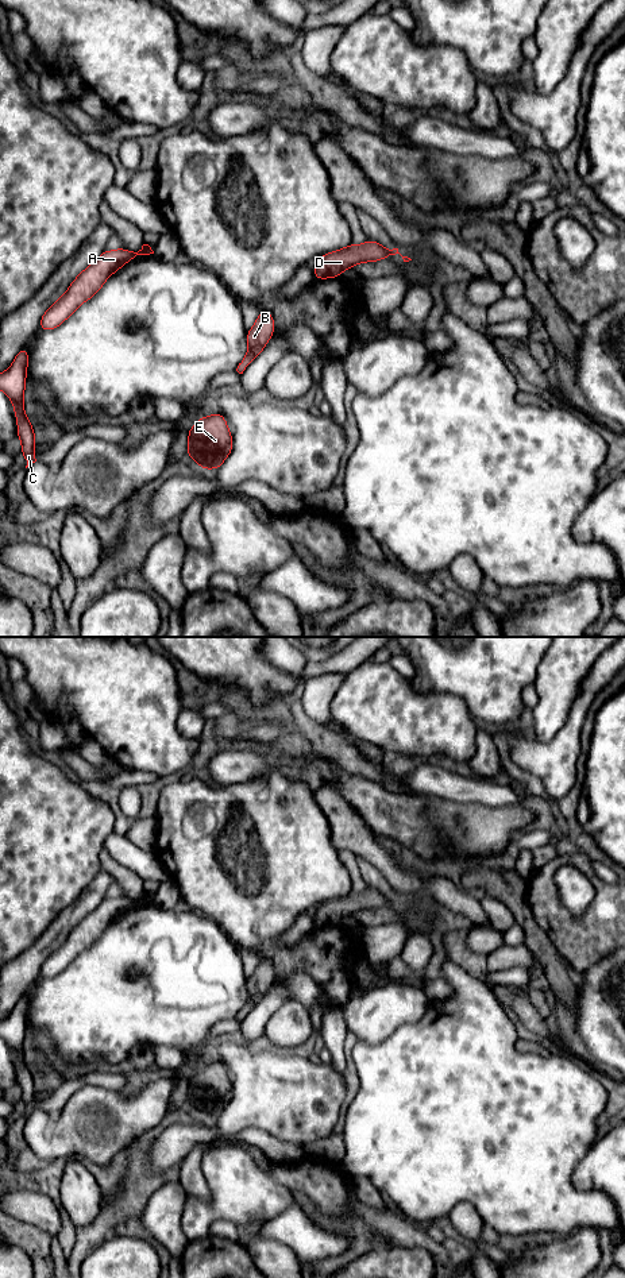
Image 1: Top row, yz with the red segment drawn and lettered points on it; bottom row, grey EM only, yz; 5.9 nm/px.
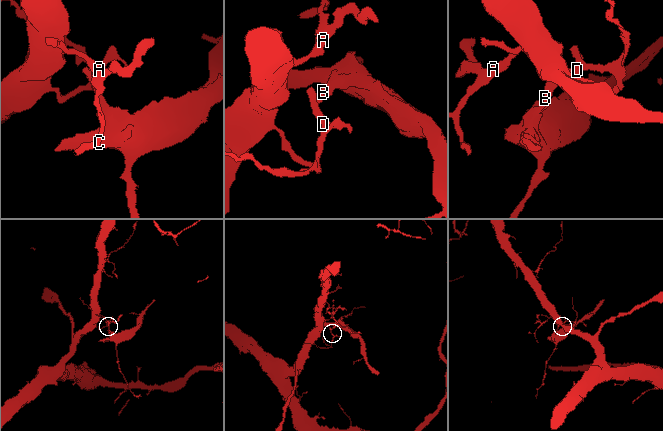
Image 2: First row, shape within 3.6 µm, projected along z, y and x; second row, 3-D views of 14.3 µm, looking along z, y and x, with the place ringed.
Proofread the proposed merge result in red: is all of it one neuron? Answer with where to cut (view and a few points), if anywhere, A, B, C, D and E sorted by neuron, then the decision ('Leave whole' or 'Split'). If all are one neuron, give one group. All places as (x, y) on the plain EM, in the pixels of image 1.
No split. Groups: A B C D E. Leave whole

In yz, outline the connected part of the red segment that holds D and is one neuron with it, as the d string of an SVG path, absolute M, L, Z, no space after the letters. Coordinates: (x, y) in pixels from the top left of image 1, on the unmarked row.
M367 888L360 893L350 892L317 906L315 927L340 924L342 919L360 910L375 910L400 901L398 896L386 897L377 889Z

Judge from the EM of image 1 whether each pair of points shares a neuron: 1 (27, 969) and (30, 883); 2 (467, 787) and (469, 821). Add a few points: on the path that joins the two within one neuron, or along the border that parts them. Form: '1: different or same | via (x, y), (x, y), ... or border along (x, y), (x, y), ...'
1: different | border along (50, 923), (30, 946), (14, 958)
2: different | border along (438, 796), (500, 807)

